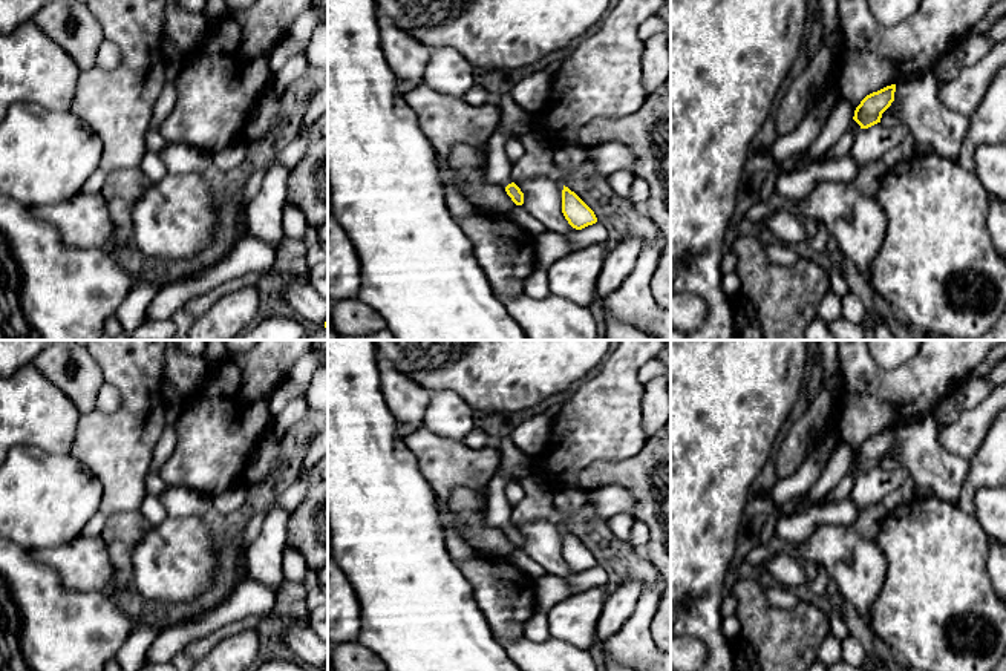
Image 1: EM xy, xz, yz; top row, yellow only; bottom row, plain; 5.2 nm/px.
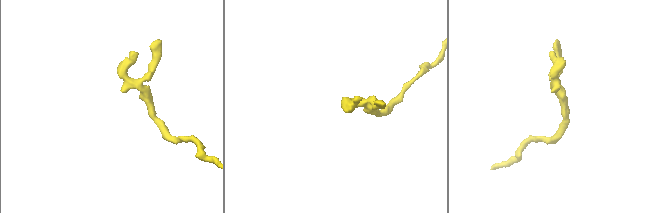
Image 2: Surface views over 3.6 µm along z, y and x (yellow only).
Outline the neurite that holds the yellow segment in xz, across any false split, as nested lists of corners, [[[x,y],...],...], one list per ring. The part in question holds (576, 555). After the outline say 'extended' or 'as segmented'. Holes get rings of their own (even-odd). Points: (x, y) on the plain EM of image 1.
[[[565,529],[562,533],[562,556],[576,573],[582,573],[597,565],[594,555]]] | as segmented

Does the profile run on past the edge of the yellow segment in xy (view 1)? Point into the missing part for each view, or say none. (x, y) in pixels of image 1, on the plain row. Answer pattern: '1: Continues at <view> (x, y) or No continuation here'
1: No continuation here

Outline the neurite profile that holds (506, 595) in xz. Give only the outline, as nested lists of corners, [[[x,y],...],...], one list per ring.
[[[478,552],[459,561],[473,587],[475,599],[498,642],[522,637],[524,624],[536,613],[534,582],[510,558]]]

